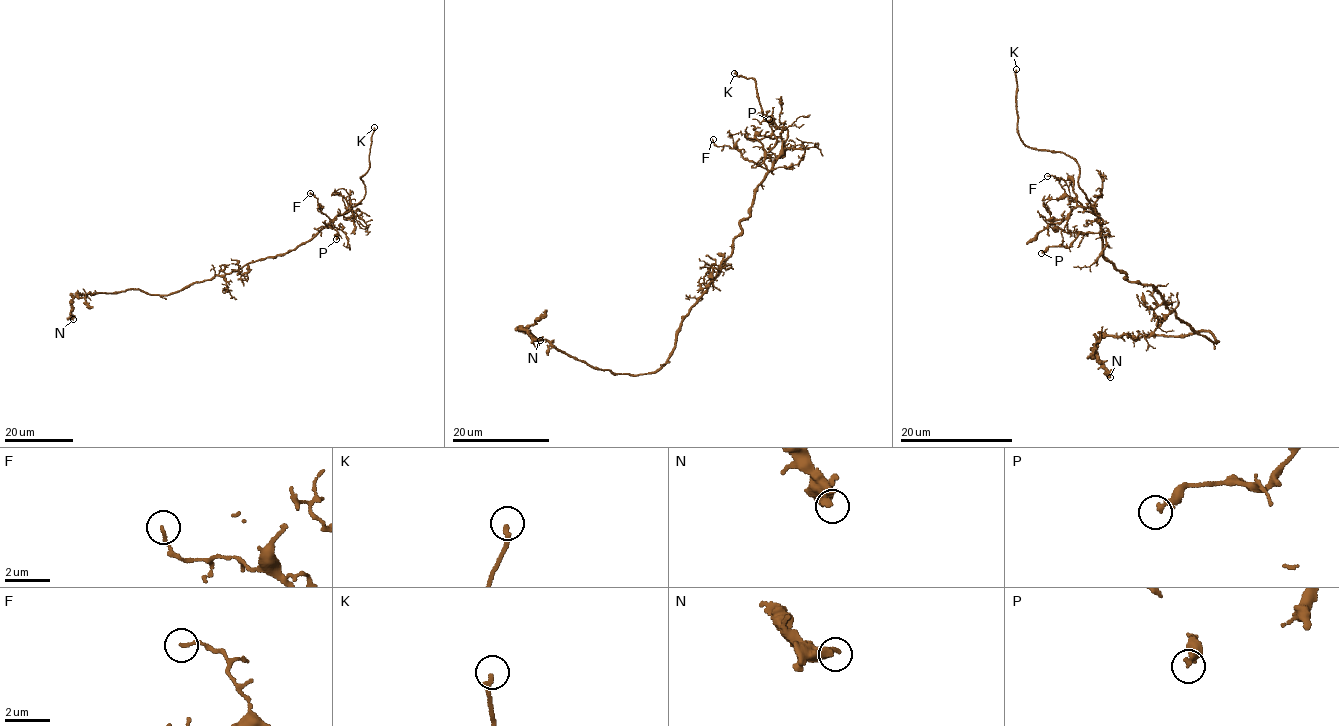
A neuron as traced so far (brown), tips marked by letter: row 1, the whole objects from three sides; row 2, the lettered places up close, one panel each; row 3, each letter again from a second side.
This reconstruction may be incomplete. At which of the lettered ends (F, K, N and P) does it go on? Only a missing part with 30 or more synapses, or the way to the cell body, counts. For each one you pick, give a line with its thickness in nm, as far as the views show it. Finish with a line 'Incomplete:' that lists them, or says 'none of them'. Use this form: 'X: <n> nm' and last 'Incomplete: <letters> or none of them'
K: 220 nm
Incomplete: K

